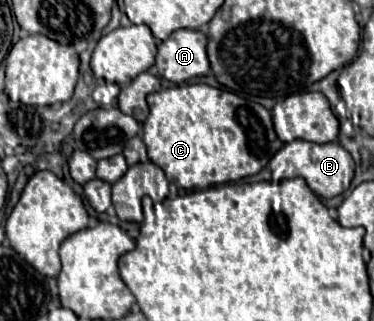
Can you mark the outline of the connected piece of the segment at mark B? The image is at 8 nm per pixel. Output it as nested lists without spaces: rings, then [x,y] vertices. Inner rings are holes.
[[[301,139],[285,143],[277,151],[277,155],[271,159],[269,167],[273,173],[273,181],[303,177],[307,181],[309,189],[319,197],[335,197],[335,195],[341,195],[343,191],[347,191],[353,179],[353,171],[355,171],[353,157],[339,143],[315,145],[315,143],[307,143]]]

